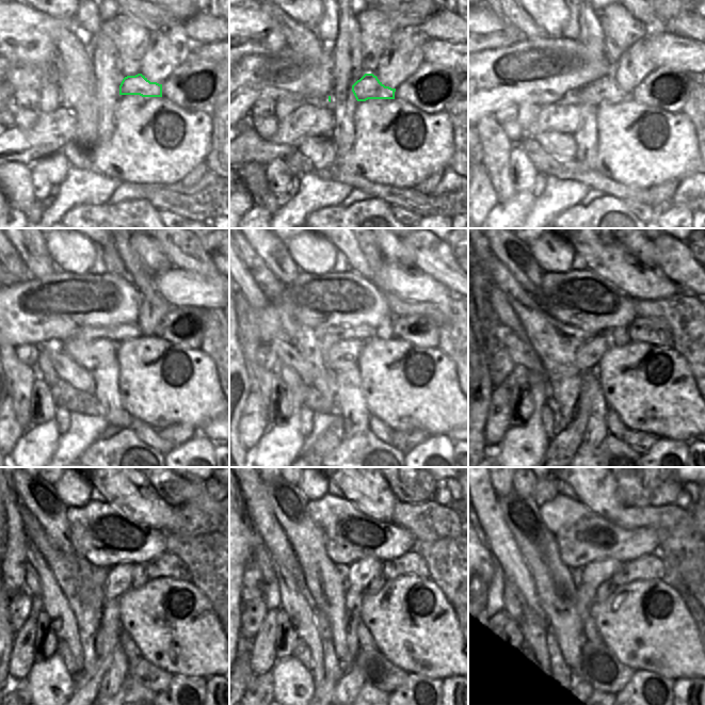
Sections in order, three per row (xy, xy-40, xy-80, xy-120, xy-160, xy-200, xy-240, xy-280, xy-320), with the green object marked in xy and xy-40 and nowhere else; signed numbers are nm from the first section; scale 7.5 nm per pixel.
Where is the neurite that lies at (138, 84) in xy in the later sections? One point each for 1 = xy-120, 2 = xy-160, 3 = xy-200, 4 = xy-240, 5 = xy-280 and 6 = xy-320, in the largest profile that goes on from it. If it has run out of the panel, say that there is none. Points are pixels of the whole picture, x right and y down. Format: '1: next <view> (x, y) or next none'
1: next xy-120 (124, 332)
2: next xy-160 (311, 342)
3: next xy-200 (513, 269)
4: next xy-240 (43, 513)
5: next xy-280 (323, 583)
6: next xy-320 (557, 590)

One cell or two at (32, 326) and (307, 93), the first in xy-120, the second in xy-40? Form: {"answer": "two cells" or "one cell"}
{"answer": "one cell"}

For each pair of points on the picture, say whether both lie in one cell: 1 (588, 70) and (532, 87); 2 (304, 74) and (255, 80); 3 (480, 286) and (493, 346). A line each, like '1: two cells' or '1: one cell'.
1: one cell
2: one cell
3: one cell

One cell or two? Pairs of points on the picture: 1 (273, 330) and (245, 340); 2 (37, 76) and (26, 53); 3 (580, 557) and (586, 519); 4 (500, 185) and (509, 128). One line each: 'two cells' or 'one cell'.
1: two cells
2: two cells
3: one cell
4: two cells

